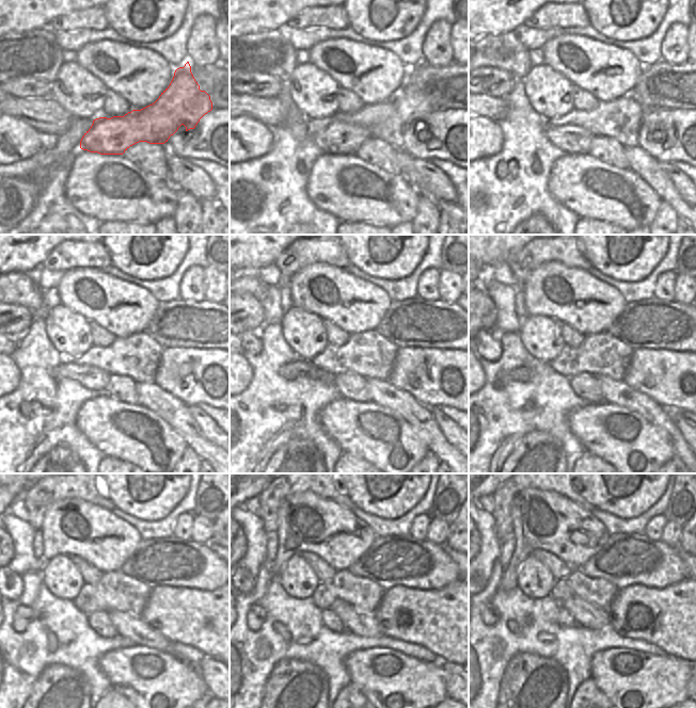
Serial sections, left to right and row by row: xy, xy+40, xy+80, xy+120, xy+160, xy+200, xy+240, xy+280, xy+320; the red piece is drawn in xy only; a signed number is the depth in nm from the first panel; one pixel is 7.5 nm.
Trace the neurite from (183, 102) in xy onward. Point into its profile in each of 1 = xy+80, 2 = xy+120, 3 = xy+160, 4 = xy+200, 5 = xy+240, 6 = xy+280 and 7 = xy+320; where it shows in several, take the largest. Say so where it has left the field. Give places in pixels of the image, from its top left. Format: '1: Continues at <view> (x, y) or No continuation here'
1: Continues at xy+80 (571, 139)
2: Continues at xy+120 (90, 376)
3: Continues at xy+160 (301, 369)
4: Continues at xy+200 (522, 374)
5: Continues at xy+240 (21, 616)
6: Continues at xy+280 (255, 616)
7: Continues at xy+320 (490, 615)

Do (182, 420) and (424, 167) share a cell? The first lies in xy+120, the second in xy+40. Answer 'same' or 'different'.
different

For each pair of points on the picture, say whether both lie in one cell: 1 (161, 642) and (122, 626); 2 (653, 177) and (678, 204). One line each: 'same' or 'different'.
1: same
2: same

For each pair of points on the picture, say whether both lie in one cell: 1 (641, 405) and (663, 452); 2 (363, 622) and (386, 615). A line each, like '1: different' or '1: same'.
1: different
2: different

